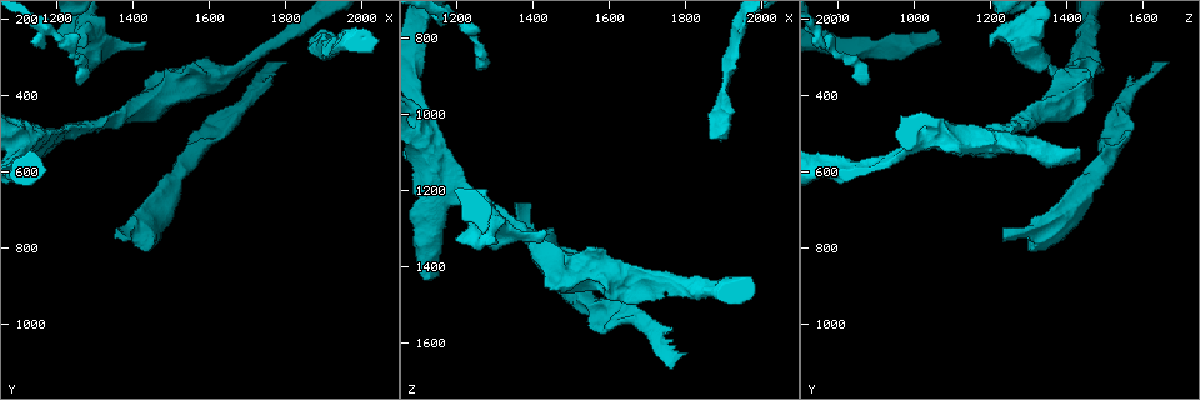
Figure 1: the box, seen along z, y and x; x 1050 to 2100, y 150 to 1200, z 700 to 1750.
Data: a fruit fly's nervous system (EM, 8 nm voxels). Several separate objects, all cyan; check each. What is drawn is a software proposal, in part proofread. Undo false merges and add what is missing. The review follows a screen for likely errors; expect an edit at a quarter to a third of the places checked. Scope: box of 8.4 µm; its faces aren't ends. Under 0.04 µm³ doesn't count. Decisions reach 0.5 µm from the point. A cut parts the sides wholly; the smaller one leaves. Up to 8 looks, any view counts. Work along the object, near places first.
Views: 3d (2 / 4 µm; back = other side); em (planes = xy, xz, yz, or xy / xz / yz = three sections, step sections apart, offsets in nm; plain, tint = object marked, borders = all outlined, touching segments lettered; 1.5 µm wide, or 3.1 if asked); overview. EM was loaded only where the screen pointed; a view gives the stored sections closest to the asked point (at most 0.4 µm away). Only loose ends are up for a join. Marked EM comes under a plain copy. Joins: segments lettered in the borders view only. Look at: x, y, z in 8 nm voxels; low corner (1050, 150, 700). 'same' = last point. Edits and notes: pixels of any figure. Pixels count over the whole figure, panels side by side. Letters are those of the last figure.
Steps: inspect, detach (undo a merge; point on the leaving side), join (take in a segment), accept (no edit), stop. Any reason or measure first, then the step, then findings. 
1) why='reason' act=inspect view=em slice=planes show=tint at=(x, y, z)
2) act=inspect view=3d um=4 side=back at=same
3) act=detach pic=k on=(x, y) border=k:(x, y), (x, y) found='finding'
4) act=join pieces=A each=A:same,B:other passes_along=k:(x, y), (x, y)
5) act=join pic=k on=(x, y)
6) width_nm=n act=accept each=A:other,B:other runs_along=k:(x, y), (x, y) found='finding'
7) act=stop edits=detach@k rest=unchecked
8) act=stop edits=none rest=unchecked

why='branch stops here' act=inspect view=3d um=4 at=(1910, 240, 1060)

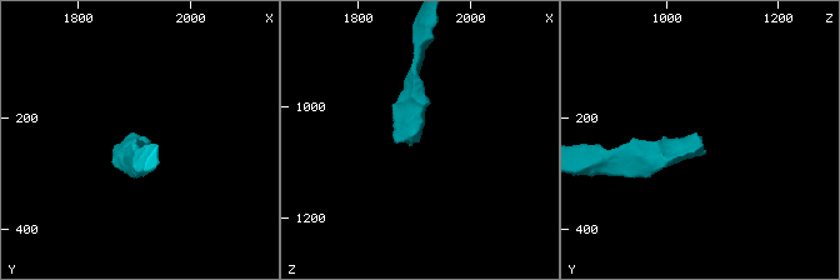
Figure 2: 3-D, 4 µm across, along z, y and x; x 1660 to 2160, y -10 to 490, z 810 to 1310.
act=inspect view=em slice=yz step=4 show=borders at=(1910, 235, 1060)

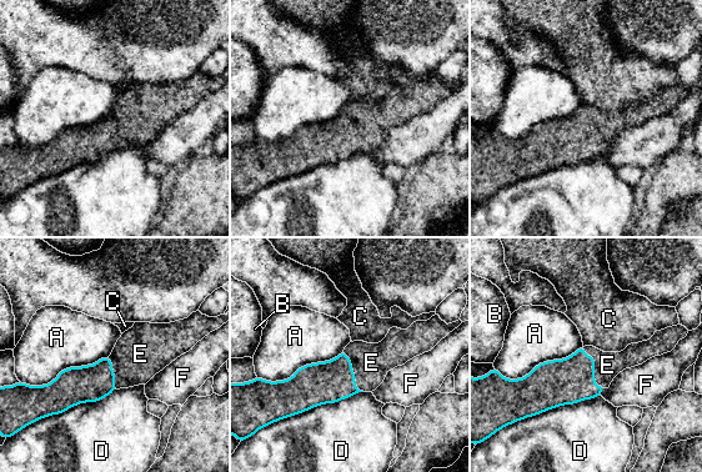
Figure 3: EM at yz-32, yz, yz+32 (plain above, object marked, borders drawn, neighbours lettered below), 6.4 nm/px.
act=inspect view=em slice=planes show=borders at=same

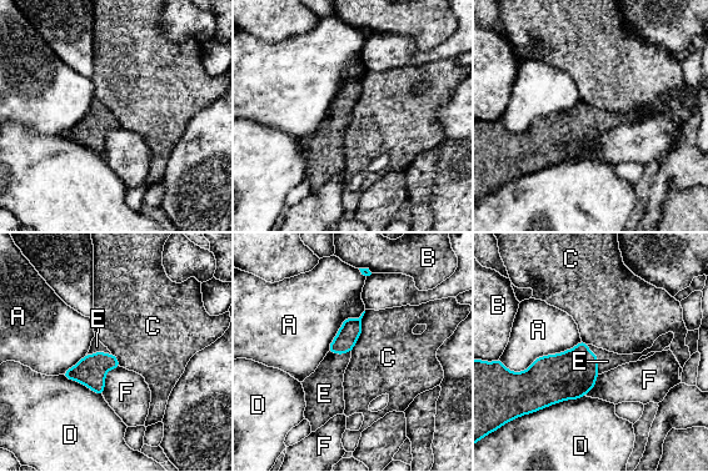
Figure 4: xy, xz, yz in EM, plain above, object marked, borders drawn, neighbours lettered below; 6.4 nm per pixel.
act=join pieces=E each=A:other,B:other,C:other,D:other,E:same,F:other passes_along=4:(569, 375), (597, 360), (607, 361) found='it goes on there'

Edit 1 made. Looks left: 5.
why='thick turns thin' act=inspect view=em slice=planes show=tint at=(1185, 515, 1205)

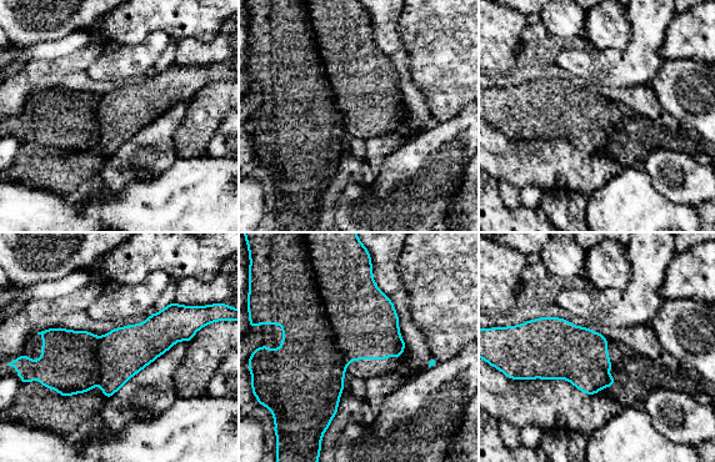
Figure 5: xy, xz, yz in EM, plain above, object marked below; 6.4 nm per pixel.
why='what lies round it' act=inspect view=em slice=planes show=borders at=same

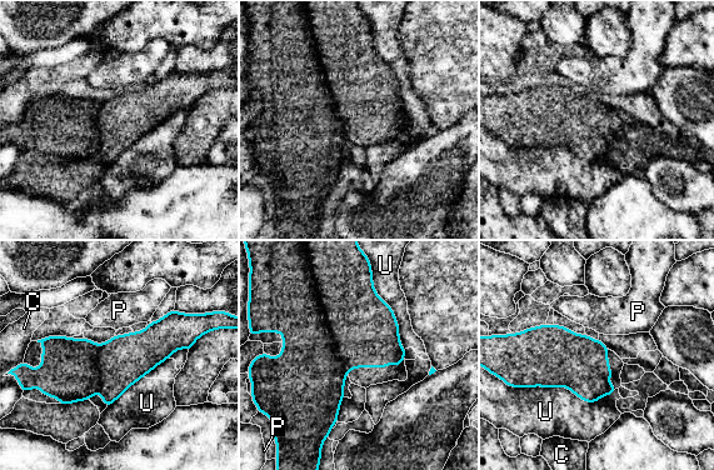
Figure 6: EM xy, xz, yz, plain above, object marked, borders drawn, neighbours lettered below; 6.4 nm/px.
act=detach pic=6 on=(289, 303) each=C:other,P:other,U:other border=6:(306, 256), (319, 304), (345, 373) found='two neurons meet here'

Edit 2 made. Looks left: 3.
act=stop edits=join@4,detach@6 rest=unchecked

